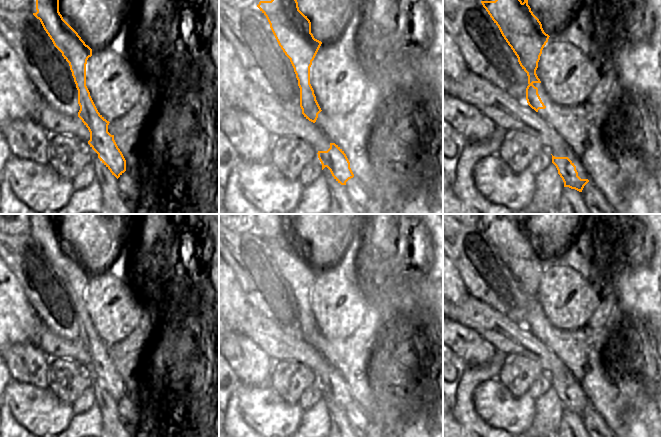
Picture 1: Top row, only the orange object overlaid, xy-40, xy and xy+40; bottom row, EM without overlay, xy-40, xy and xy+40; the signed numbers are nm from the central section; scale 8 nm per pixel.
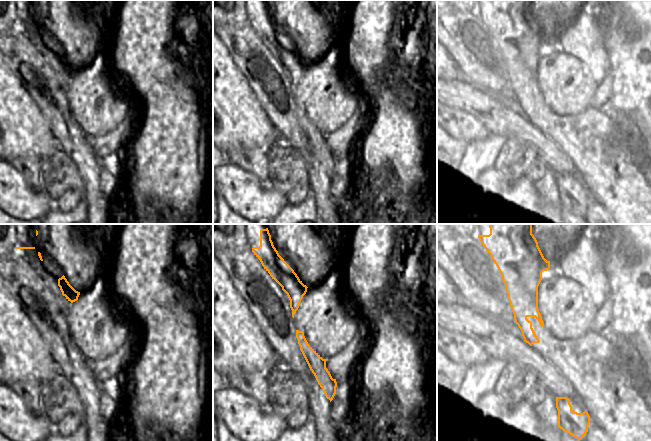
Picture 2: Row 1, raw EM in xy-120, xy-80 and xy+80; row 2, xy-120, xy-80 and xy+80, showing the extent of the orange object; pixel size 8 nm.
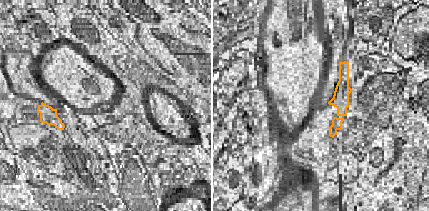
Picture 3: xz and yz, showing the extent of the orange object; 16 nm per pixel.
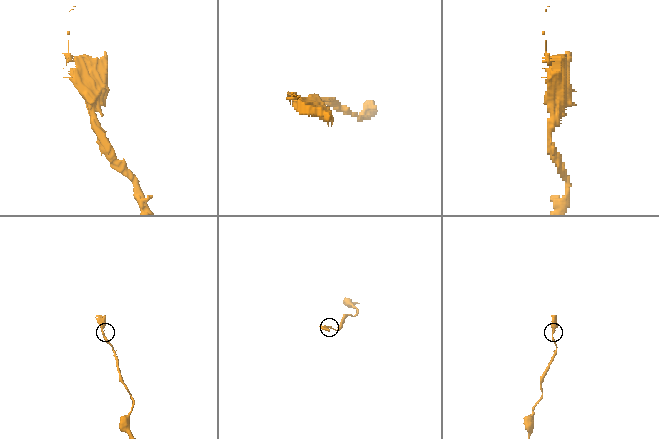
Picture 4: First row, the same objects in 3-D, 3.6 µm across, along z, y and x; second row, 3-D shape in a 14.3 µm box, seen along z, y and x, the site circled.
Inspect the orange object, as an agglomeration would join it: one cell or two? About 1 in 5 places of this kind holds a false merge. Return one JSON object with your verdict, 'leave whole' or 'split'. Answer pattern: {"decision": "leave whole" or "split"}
{"decision": "split"}

